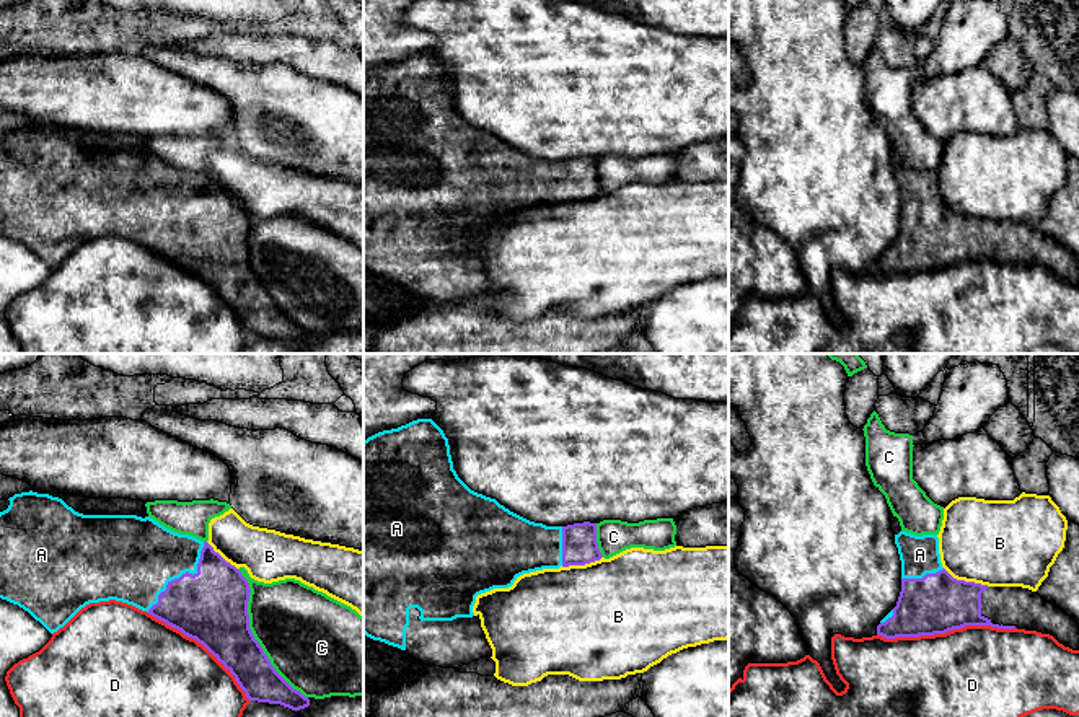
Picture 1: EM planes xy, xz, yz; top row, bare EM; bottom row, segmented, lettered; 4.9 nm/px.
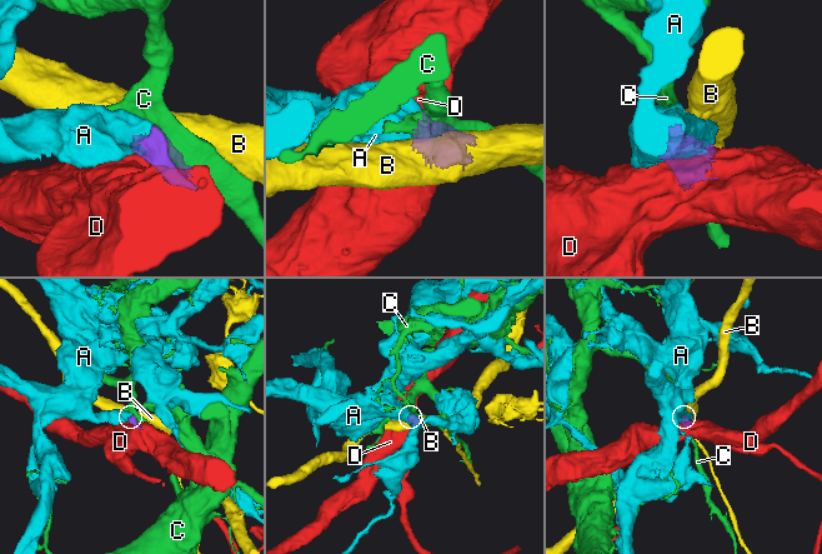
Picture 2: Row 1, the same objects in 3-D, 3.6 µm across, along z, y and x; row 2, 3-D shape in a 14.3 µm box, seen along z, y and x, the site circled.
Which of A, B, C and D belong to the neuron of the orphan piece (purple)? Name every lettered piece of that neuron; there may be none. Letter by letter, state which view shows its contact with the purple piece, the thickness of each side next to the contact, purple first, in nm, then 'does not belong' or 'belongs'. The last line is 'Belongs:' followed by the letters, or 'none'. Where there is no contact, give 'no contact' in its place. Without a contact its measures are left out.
A: contact in xy; calibres 360 and 400 nm; belongs
B: contact in yz; calibres 300 and 440 nm; does not belong
C: contact in xy; calibres 360 and 440 nm; does not belong
D: contact in yz; calibres 300 and 480 nm; does not belong
Belongs: A

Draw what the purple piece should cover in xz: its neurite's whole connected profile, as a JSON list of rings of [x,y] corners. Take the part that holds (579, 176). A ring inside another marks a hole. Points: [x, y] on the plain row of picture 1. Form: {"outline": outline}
{"outline": [[[432,54],[363,75],[363,269],[373,275],[398,282],[429,301],[458,303],[492,292],[479,249],[473,248],[478,230],[509,223],[523,209],[585,200],[601,192],[597,158],[546,161],[471,125],[453,104],[448,73]]]}

